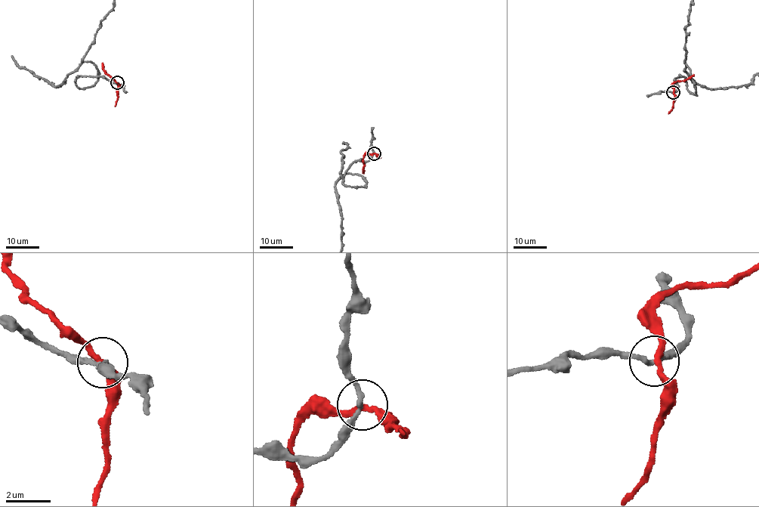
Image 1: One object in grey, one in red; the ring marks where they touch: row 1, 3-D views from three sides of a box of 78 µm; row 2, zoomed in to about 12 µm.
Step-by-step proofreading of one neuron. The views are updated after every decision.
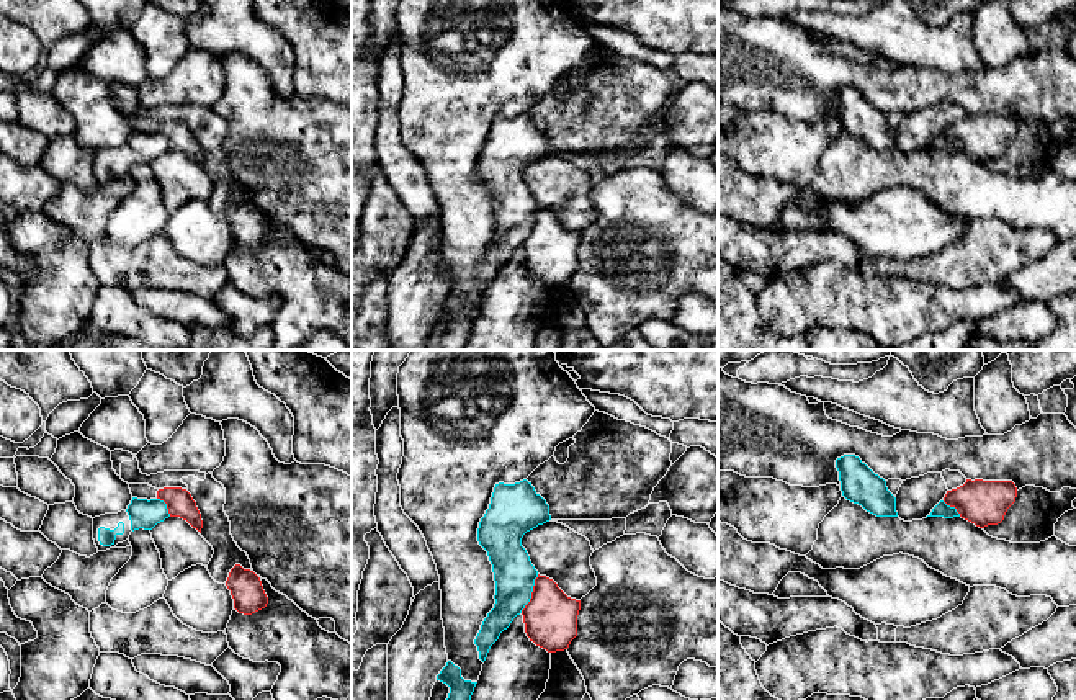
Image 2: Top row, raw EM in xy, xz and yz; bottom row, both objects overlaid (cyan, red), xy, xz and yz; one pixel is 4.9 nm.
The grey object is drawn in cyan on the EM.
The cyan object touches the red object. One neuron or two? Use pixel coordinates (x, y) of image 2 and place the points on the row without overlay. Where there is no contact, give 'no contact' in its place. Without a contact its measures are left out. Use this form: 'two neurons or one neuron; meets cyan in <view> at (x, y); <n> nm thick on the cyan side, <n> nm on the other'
two neurons; meets cyan in xz at (530, 228); 200 nm thick on the cyan side, 260 nm on the other

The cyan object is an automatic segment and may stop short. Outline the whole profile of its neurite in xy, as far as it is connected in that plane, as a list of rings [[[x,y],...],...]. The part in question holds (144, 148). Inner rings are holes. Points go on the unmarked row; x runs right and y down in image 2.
[[[132,131],[126,144],[105,147],[93,152],[93,173],[98,185],[114,182],[129,173],[134,164],[152,164],[157,157],[168,152],[167,137],[160,132]]]

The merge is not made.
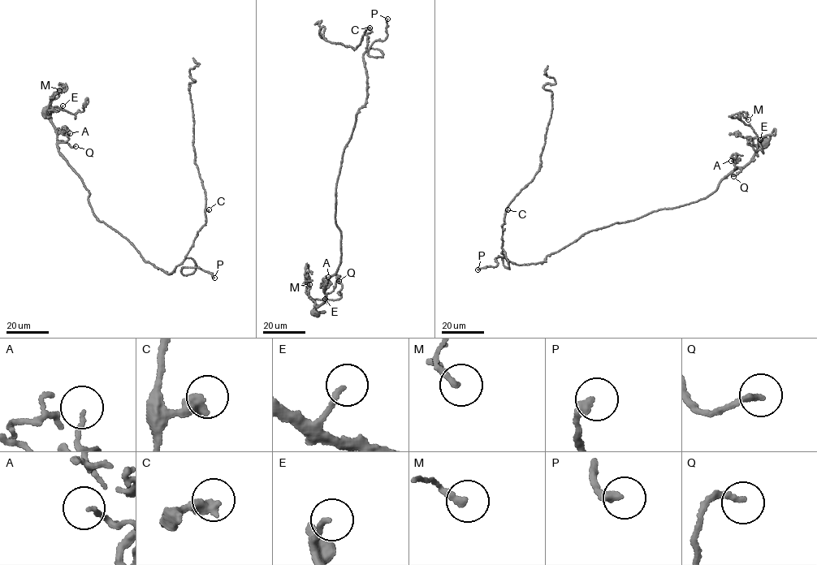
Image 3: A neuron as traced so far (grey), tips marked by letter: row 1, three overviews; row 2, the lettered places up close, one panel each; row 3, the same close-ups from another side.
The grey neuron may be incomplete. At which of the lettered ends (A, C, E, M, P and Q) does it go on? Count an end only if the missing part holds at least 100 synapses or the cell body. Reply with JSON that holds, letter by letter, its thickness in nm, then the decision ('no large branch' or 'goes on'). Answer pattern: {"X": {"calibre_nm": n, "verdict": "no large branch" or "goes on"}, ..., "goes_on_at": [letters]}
{"A": {"calibre_nm": 130, "verdict": "no large branch"}, "C": {"calibre_nm": 440, "verdict": "no large branch"}, "E": {"calibre_nm": 170, "verdict": "no large branch"}, "M": {"calibre_nm": 240, "verdict": "no large branch"}, "P": {"calibre_nm": 320, "verdict": "goes on"}, "Q": {"calibre_nm": 170, "verdict": "no large branch"}, "goes_on_at": ["P"]}

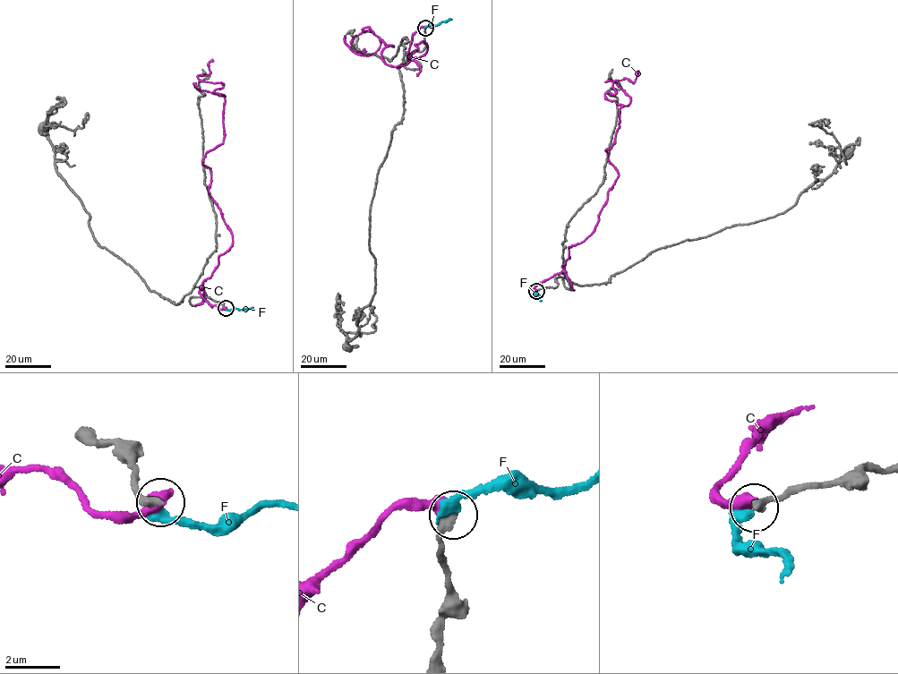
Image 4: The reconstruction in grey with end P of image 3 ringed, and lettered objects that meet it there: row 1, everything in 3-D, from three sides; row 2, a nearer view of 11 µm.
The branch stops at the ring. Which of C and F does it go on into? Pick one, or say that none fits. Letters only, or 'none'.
none

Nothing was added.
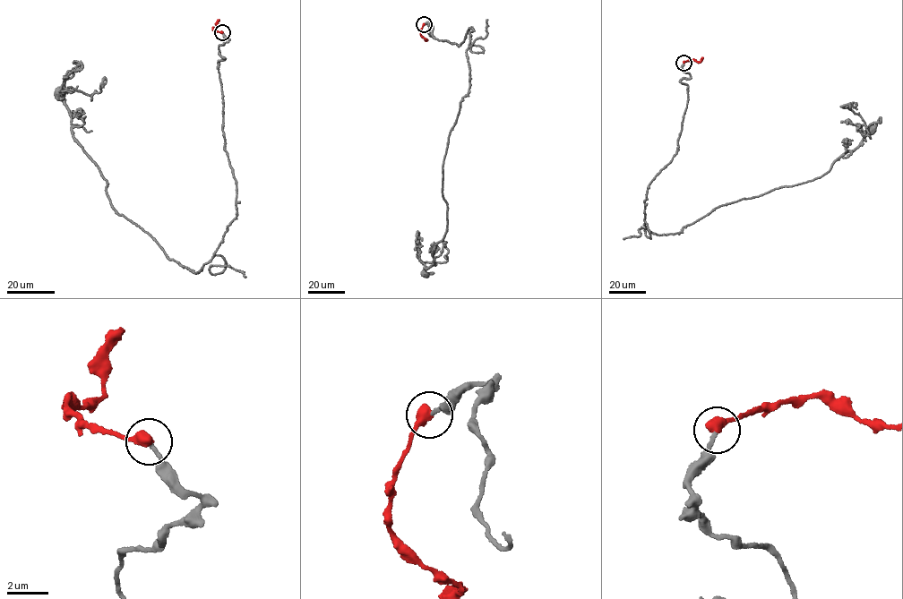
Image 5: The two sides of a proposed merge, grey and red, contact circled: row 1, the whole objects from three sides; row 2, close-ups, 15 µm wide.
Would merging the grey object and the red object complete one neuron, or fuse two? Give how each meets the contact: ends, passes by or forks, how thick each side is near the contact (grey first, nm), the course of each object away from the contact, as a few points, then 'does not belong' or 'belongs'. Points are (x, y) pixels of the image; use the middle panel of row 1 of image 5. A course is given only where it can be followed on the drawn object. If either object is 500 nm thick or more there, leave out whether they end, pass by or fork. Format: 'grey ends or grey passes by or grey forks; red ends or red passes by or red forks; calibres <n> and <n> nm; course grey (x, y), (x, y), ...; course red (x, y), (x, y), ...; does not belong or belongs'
calibres 180 and 550 nm; course grey (424, 24), (460, 46), (473, 29), (469, 89), (442, 166), (446, 232), (425, 275); course red (424, 24), (420, 35), (427, 39); belongs

